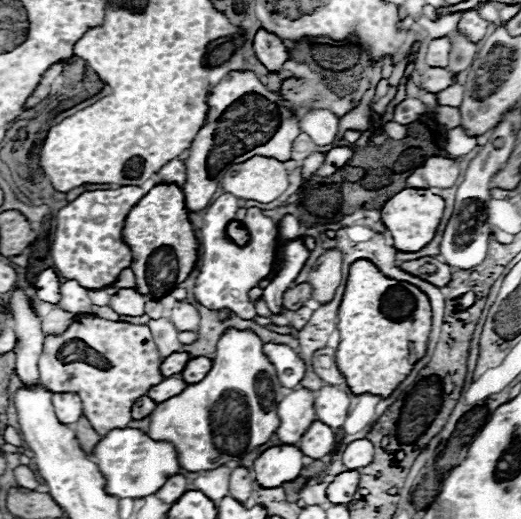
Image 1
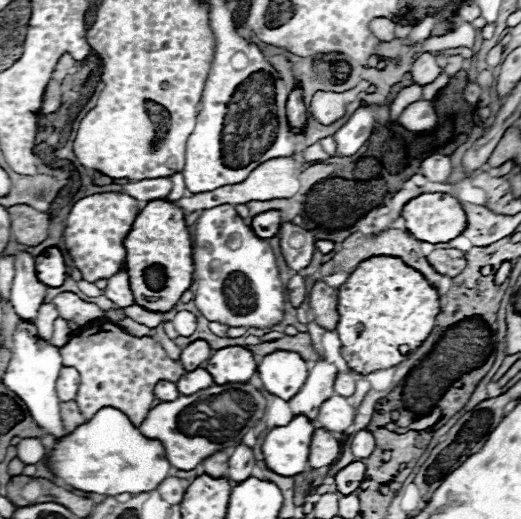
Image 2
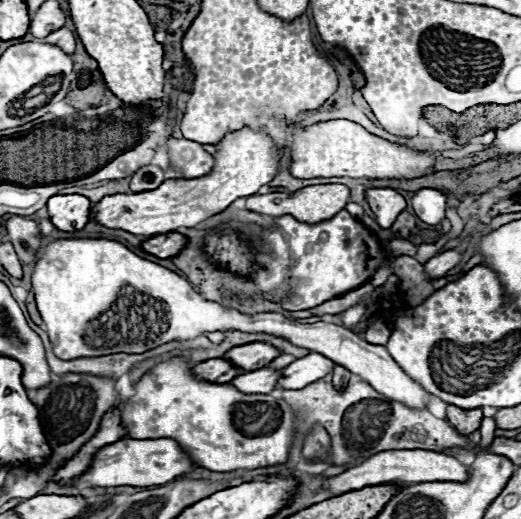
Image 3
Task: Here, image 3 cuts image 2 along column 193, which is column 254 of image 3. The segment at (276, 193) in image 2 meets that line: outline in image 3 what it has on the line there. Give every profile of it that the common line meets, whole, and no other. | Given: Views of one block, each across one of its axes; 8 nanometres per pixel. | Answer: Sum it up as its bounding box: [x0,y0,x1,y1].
[246,184,350,224]

